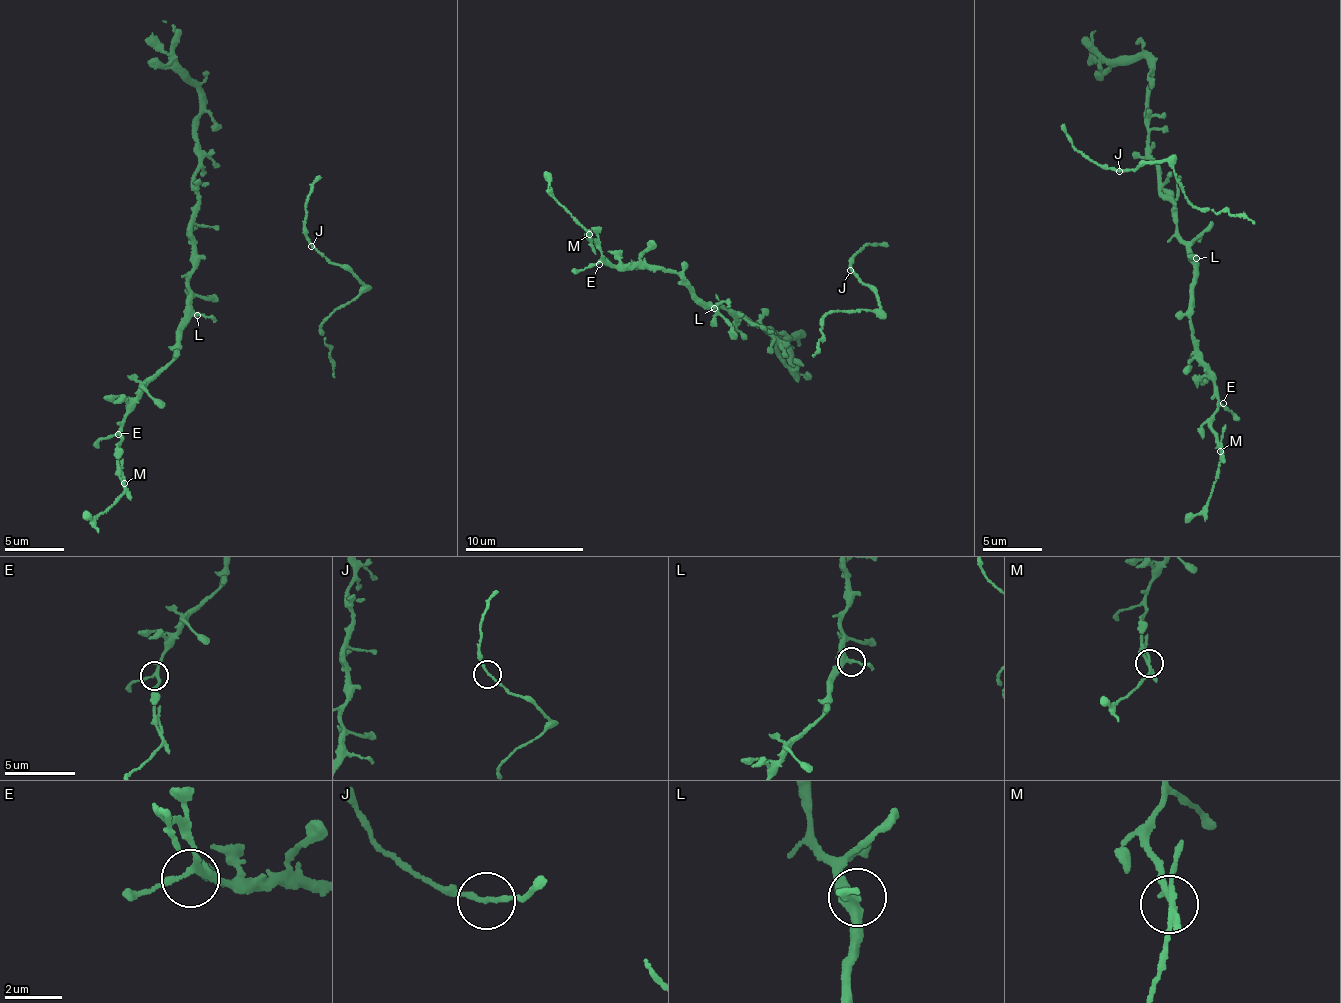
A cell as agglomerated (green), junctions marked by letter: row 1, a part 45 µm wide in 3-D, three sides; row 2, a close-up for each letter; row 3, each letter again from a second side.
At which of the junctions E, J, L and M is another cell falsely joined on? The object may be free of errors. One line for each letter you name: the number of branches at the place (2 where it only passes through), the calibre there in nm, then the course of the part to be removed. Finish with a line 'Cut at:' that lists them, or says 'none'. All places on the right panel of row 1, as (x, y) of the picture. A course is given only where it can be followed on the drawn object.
M: 4 branches meet; 180 nm thick; foreign part runs (1221, 452), (1215, 483), (1205, 505), (1186, 522)
Cut at: M

